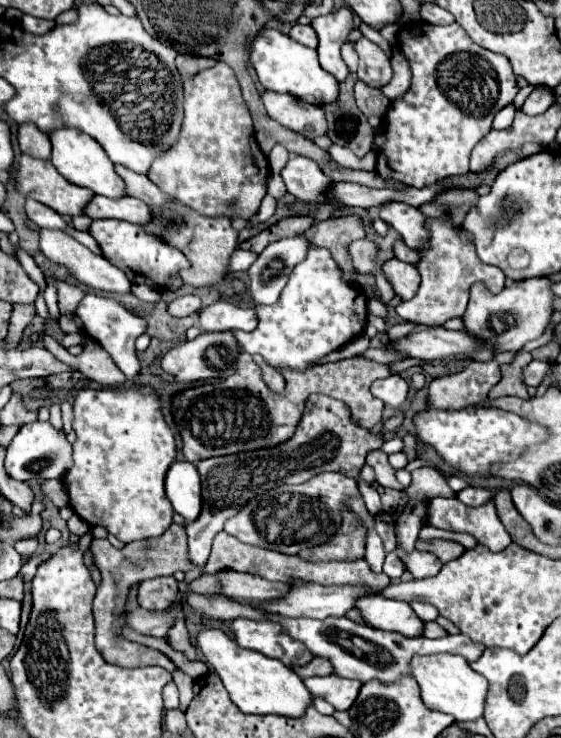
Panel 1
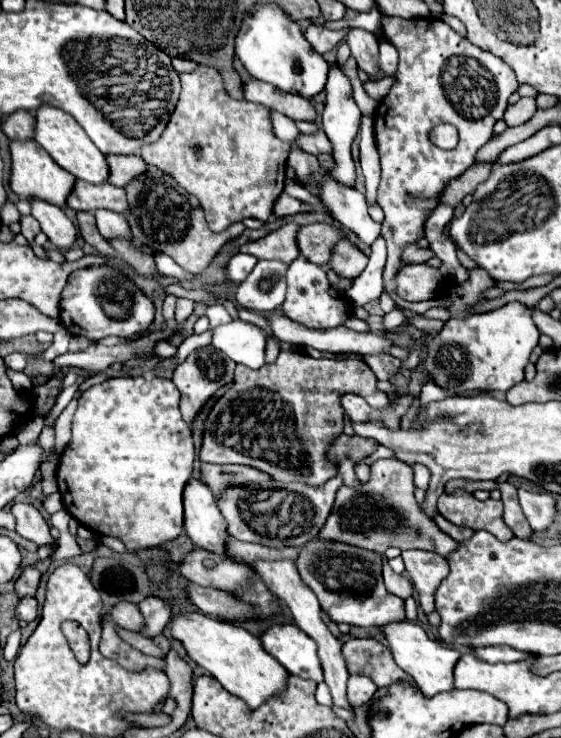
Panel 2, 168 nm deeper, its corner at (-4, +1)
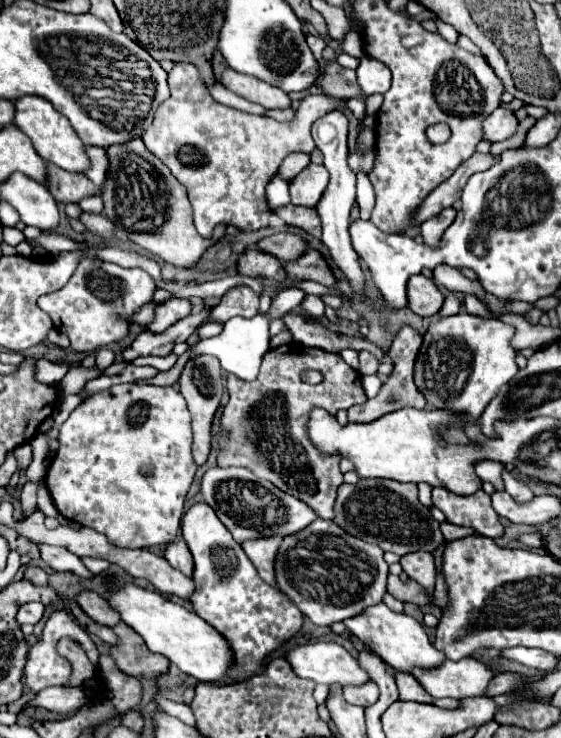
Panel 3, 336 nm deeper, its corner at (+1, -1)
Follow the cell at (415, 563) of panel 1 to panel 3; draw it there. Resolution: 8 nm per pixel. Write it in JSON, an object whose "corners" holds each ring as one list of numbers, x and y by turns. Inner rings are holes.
{"corners":[[428,552,420,554,406,554,400,558,400,564,408,578,422,584,426,590,434,590,436,580,436,568,434,568,434,556]]}

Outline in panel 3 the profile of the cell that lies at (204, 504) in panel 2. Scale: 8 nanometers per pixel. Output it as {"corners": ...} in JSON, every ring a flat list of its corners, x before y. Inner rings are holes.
{"corners":[[198,502,184,514,182,534,194,556,194,592,188,602,200,618,230,642,234,656,224,682,236,684,262,674,266,670,266,658,300,632,304,622,302,612,282,592,258,578,242,546,234,542,208,504]]}

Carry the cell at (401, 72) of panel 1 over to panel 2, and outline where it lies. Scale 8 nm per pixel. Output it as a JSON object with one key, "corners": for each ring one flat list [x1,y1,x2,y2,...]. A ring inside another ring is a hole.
{"corners":[[387,76,387,78,383,78,383,80,375,80,375,82,365,82,365,90,367,90,367,94,371,96,371,98,375,98,375,100,383,100,383,96,387,96,387,92,391,90,391,84,395,82,395,76]]}

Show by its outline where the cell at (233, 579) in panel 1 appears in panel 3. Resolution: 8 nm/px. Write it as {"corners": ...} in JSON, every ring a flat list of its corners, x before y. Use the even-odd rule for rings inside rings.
{"corners":[[178,540,178,542,168,544,168,548,166,548,166,552,164,552,164,558,170,562,170,566,174,566,176,570,180,570,182,574,192,576,194,560,192,560,190,550,188,550,188,546,186,546,184,540]]}

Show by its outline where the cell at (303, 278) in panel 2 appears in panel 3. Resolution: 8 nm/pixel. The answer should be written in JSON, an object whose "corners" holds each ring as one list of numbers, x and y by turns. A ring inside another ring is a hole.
{"corners":[[306,296,302,300,302,306,300,306,302,314,306,314,308,318,314,318,314,320,320,320,324,316,324,302,320,296]]}

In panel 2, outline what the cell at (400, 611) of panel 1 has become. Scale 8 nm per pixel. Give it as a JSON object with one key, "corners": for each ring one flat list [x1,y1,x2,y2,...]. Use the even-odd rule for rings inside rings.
{"corners":[[311,540,301,548,295,562,303,582,317,594,321,608,331,614,333,622,347,622,351,626,383,626,395,620,407,620,403,616,403,600,385,590,381,578,381,556,377,552,353,548,347,544,333,544]]}

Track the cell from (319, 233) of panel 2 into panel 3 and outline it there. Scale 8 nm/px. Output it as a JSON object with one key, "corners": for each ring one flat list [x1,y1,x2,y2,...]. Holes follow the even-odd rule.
{"corners":[[282,232,282,234,262,238,256,246,258,246,258,250,276,256,282,262,290,262,306,252,306,244,302,242,302,238,298,238,292,232]]}

